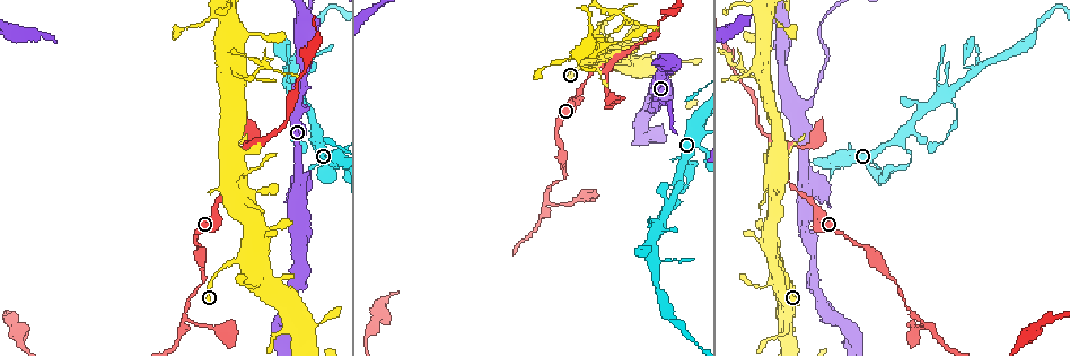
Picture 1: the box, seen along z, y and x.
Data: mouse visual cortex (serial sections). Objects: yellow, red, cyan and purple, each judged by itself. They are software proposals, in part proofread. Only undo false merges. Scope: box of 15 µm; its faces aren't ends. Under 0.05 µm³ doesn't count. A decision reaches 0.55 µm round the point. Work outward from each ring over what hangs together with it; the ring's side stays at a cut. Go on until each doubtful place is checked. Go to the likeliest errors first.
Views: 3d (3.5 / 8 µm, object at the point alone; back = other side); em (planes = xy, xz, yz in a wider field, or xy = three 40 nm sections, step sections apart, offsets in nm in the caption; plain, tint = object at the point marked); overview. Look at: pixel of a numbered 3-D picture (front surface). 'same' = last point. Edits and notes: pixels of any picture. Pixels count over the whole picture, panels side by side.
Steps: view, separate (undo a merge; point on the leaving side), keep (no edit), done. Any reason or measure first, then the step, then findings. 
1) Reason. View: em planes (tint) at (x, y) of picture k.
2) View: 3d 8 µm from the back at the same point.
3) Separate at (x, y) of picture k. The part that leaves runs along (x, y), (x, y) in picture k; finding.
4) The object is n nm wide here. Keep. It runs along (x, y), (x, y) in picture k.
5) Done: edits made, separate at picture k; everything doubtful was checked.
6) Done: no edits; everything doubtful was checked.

Abrupt turn. View: 3d 8 µm at (246, 148) of picture 1.

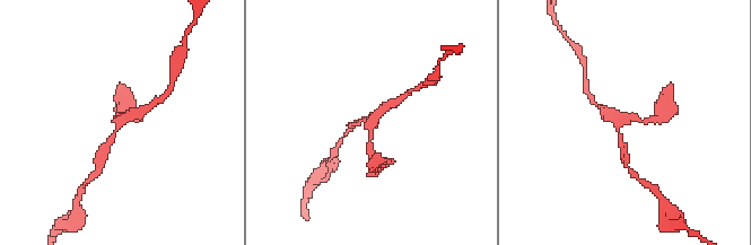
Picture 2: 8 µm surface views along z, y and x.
3 arms meet here; the arms are 200, 200, 300 nm wide. View: em xy step 2 (tint) at (119, 126) of picture 2.

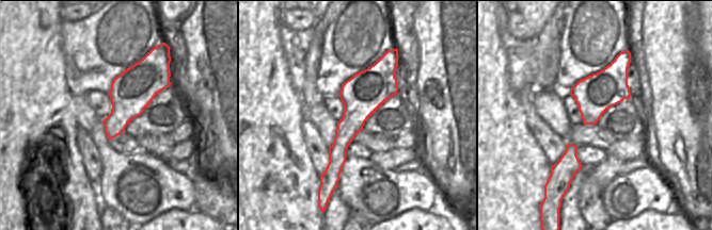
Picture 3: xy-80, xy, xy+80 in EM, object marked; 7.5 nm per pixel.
Keep. It runs along (105, 156), (115, 129), (141, 111) in picture 2; one cell here.

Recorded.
Two arms in line, one across. View: 3d 3.5 µm at (296, 105) of picture 1.

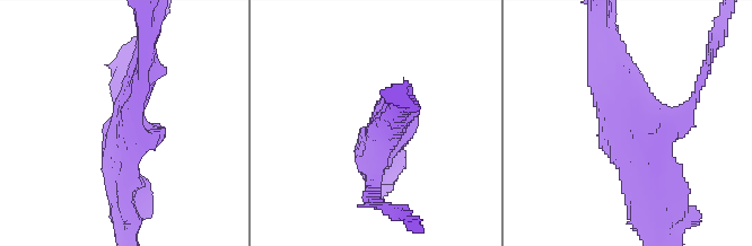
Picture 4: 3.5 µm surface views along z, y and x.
View: em xy step 1 (tint) at (378, 140) of picture 4.

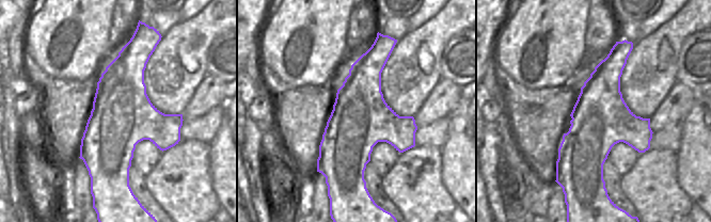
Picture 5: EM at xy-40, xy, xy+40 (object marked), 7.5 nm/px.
Keep. It runs along (666, 205), (617, 70) in picture 4; continuous, no second cell.

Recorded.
Thin neck. View: 3d 3.5 µm at (257, 72) of picture 1.

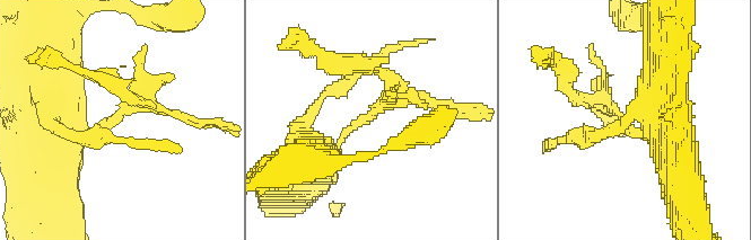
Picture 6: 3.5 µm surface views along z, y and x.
Need the tissue. View: em planes (tint) at (617, 113) of picture 6.

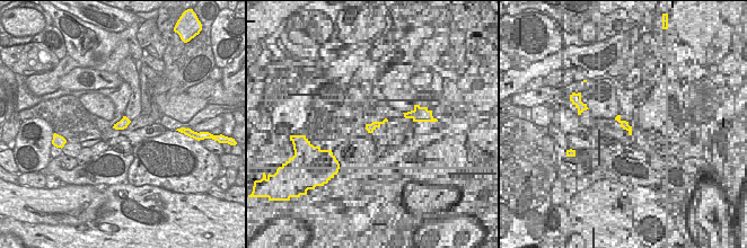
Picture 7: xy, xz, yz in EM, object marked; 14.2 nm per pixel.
View: em xy step 3 (tint) at the same point.

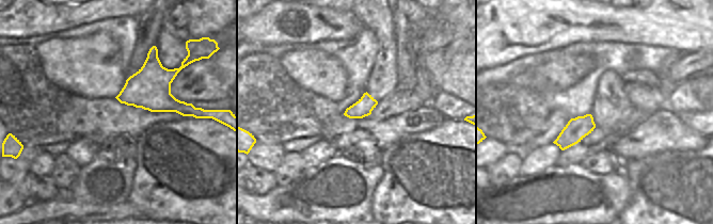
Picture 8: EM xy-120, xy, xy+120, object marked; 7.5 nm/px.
Keep. It runs along (324, 156), (390, 100), (386, 77), (363, 63) in picture 6; one cell here.

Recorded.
Sudden change in width. View: 3d 3.5 µm at (657, 97) of picture 1.

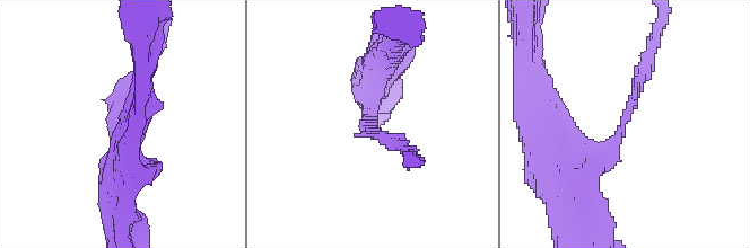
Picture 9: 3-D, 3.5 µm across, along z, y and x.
The arms are 150, 350 nm wide; now the EM. View: em planes (tint) at (364, 118) of picture 9.

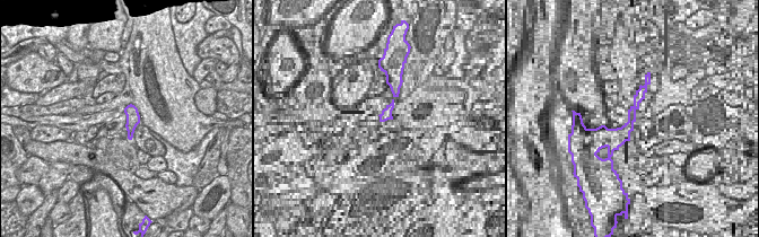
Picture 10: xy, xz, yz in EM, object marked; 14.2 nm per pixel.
Keep. It runs along (566, 177), (616, 143), (642, 73) in picture 9; all the same cell.

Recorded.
Done: no edits; everything doubtful was checked.

